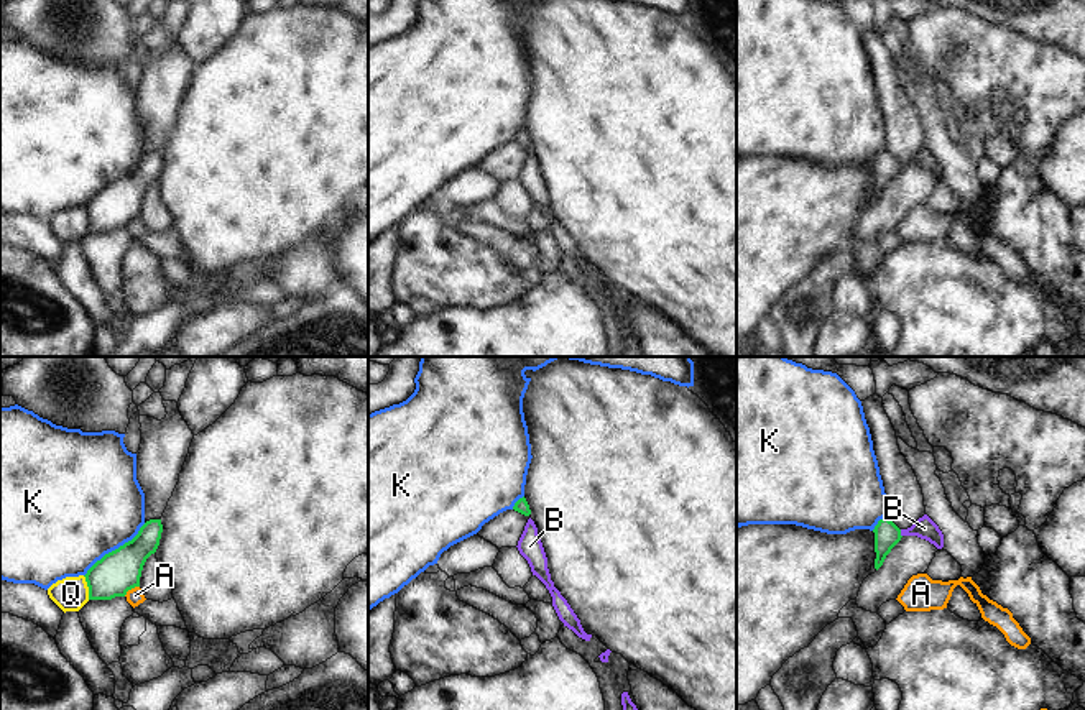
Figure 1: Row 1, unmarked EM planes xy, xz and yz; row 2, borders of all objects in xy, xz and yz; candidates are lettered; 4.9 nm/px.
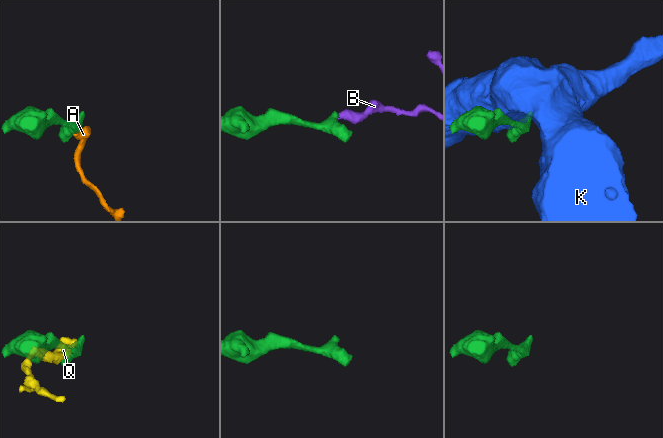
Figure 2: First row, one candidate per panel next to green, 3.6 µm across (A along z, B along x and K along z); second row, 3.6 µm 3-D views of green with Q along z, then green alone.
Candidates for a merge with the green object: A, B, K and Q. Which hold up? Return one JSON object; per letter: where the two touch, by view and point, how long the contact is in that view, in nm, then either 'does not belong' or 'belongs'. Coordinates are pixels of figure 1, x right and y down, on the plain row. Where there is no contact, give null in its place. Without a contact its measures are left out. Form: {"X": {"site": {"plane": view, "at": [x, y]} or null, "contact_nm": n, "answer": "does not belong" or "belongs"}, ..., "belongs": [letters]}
{"A": {"site": {"plane": "xy", "at": [130, 221]}, "contact_nm": 90, "answer": "does not belong"}, "B": {"site": {"plane": "yz", "at": [900, 165]}, "contact_nm": 40, "answer": "belongs"}, "K": {"site": {"plane": "xy", "at": [115, 181]}, "contact_nm": 400, "answer": "does not belong"}, "Q": {"site": {"plane": "xy", "at": [87, 217]}, "contact_nm": 120, "answer": "does not belong"}, "belongs": ["B"]}

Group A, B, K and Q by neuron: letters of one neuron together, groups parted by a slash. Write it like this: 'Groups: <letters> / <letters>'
Groups: A / B / K / Q

